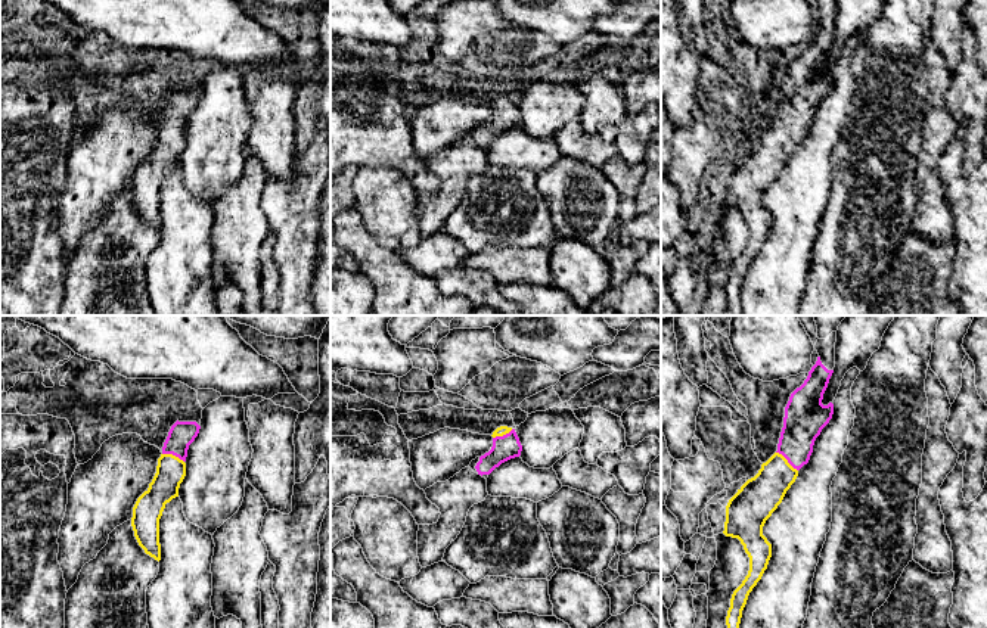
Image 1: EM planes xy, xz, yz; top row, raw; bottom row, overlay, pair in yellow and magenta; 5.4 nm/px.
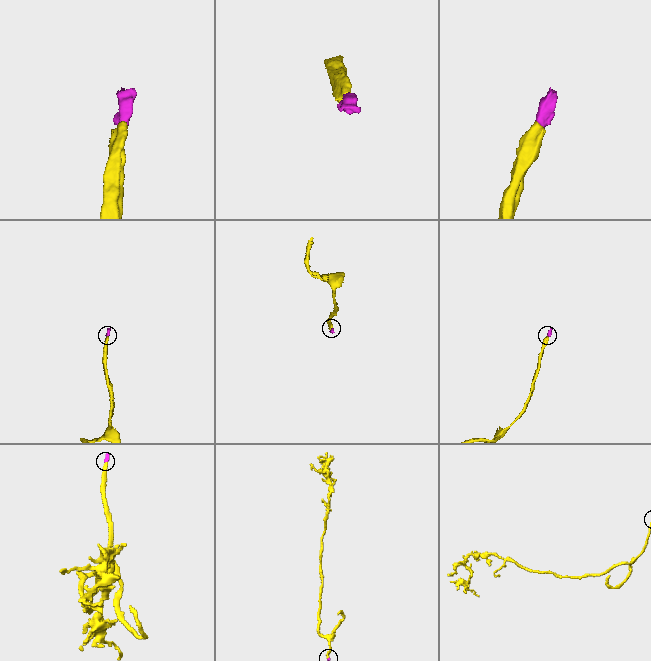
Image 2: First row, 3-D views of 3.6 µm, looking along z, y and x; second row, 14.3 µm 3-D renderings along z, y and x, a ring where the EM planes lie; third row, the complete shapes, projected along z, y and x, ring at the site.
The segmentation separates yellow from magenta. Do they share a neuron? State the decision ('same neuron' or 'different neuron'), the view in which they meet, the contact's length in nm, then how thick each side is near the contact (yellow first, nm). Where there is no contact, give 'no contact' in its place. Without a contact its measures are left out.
same neuron; contact in yz; length 160 nm; calibres 220 and 220 nm

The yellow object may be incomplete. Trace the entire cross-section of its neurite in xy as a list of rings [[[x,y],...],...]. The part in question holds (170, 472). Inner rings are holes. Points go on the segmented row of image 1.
[[[176,422],[158,458],[156,473],[149,488],[133,507],[131,526],[139,545],[155,560],[161,560],[159,519],[165,504],[179,497],[179,488],[186,476],[189,445],[201,426],[196,422]]]

